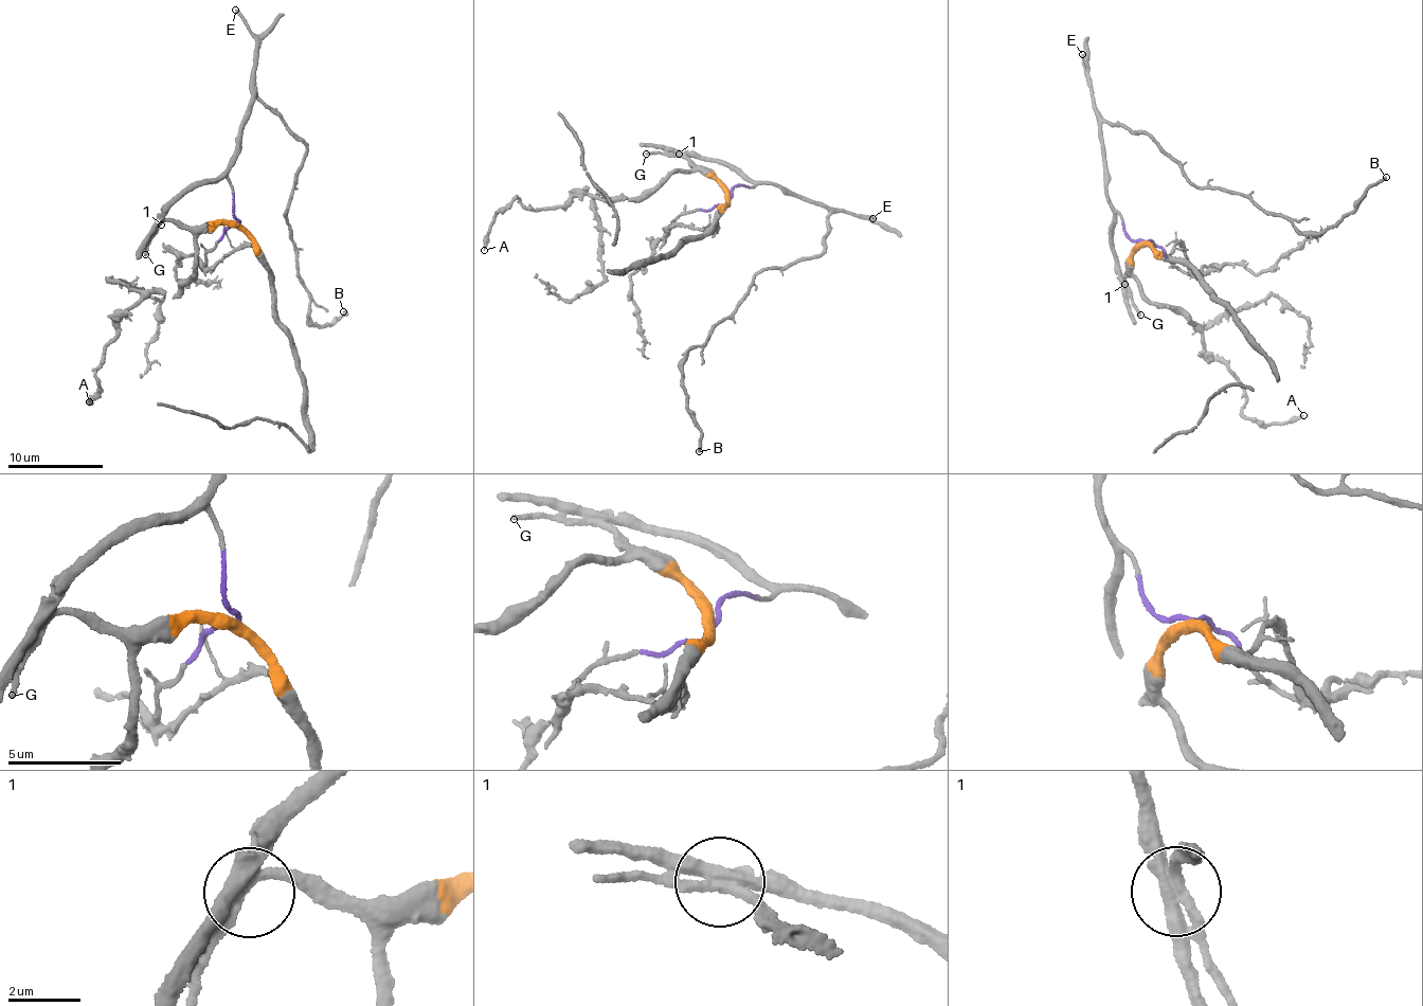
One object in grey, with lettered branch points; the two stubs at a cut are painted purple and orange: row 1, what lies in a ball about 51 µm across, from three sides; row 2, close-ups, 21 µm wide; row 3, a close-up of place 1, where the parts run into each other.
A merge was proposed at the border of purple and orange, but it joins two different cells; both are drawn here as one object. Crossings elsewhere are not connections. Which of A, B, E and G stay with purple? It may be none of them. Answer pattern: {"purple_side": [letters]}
{"purple_side": ["B", "E"]}

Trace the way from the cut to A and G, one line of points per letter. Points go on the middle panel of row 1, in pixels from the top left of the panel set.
A: (730, 198), (723, 186), (683, 168), (632, 198), (577, 197), (538, 209), (518, 197), (493, 218), (485, 250)
G: (730, 198), (730, 191), (685, 157), (646, 154)

